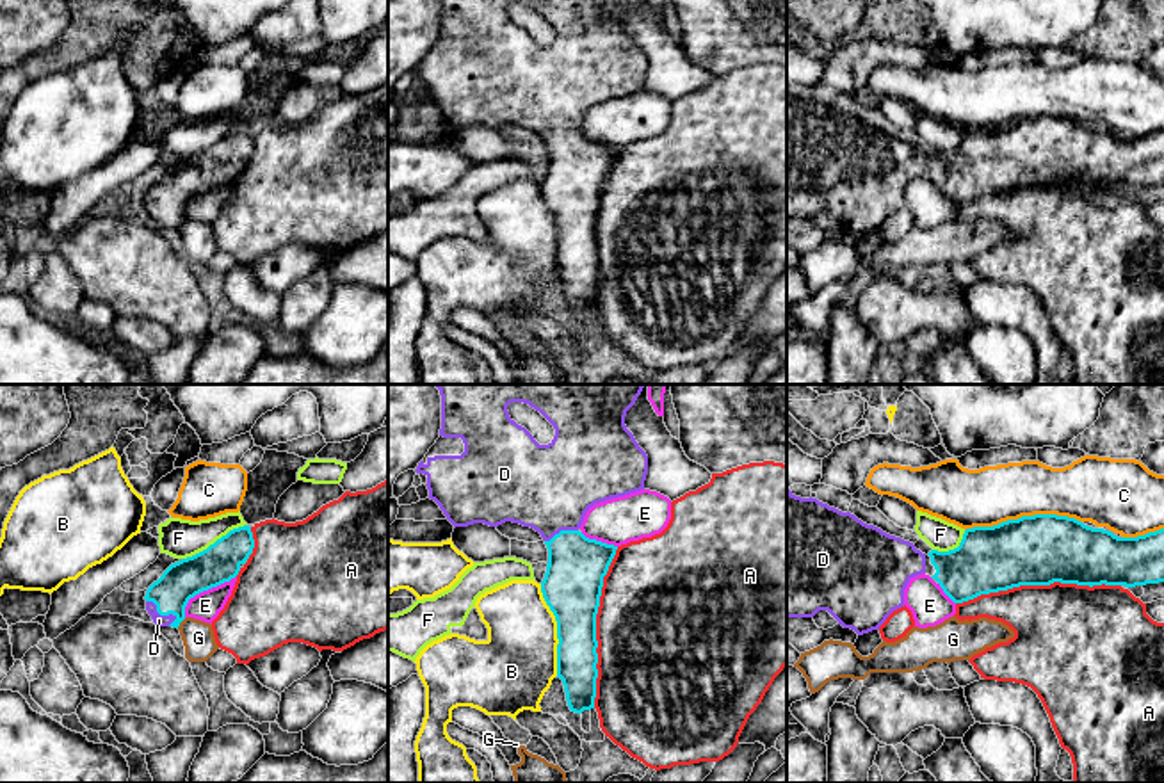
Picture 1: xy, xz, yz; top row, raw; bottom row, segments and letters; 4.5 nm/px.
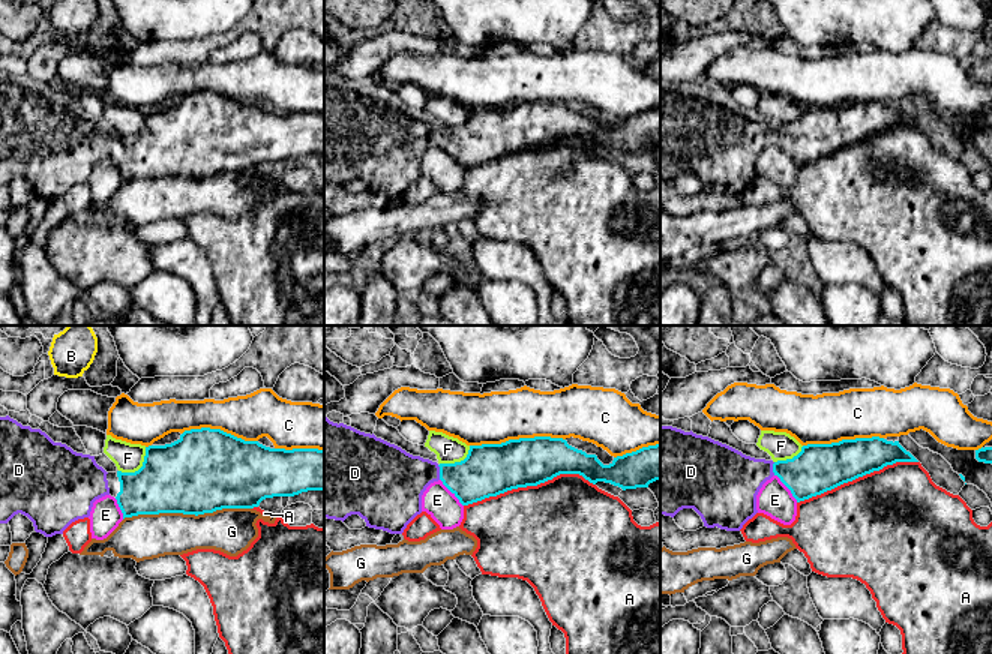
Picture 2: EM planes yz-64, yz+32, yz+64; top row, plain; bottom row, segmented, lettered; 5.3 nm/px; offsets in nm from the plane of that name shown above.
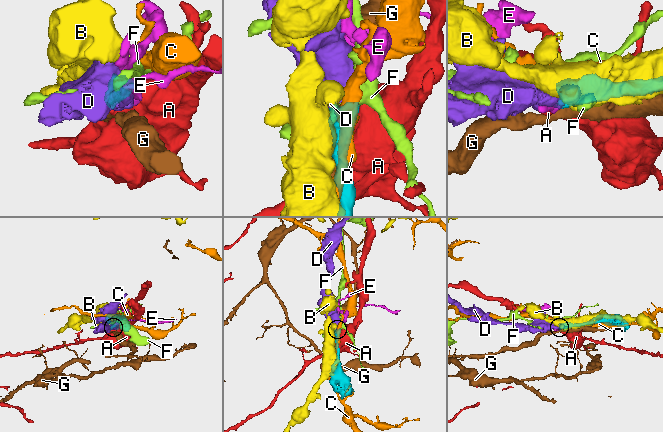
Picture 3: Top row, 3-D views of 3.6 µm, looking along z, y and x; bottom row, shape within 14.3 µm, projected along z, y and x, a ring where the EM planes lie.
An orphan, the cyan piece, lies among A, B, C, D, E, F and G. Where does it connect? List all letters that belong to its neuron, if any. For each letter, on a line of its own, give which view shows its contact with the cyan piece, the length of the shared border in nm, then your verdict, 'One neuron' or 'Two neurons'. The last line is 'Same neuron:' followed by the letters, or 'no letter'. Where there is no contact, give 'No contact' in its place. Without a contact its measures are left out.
A: Touches cyan in yz. Shared border 750 nm. Two neurons
B: Touches cyan in xz. Shared border 420 nm. Two neurons
C: Touches cyan in yz. Shared border 550 nm. Two neurons
D: Touches cyan in xy. Shared border 170 nm. One neuron
E: Touches cyan in xy. Shared border 300 nm. Two neurons
F: Touches cyan in xy. Shared border 340 nm. Two neurons
G: Touches cyan in xy. Shared border 60 nm. Two neurons
Same neuron: D

